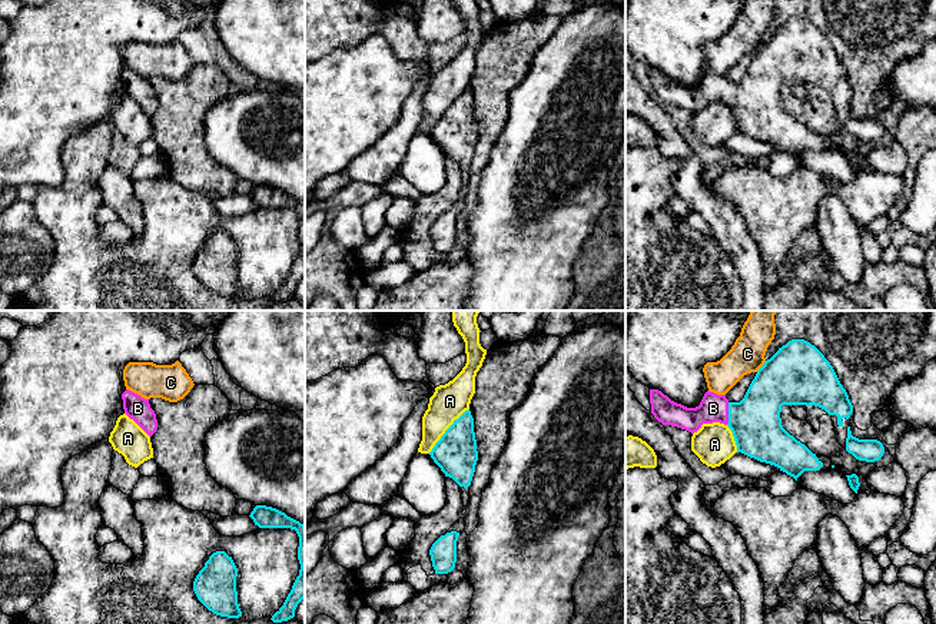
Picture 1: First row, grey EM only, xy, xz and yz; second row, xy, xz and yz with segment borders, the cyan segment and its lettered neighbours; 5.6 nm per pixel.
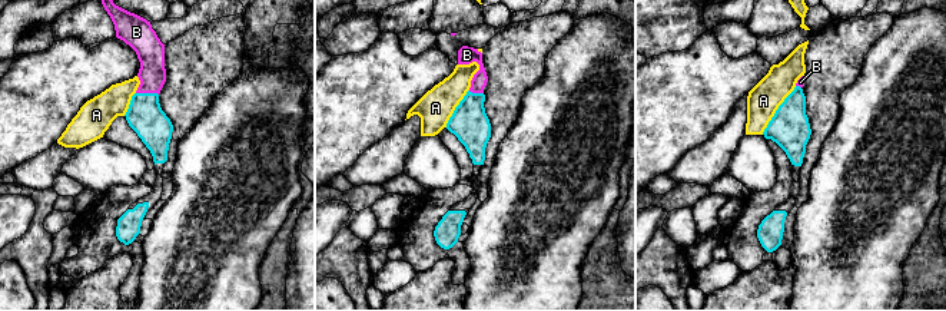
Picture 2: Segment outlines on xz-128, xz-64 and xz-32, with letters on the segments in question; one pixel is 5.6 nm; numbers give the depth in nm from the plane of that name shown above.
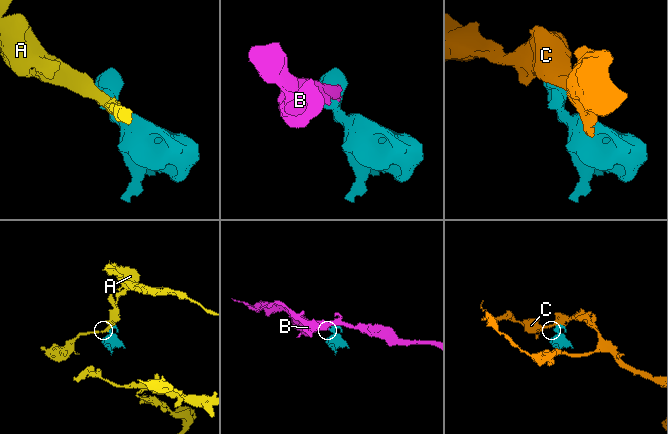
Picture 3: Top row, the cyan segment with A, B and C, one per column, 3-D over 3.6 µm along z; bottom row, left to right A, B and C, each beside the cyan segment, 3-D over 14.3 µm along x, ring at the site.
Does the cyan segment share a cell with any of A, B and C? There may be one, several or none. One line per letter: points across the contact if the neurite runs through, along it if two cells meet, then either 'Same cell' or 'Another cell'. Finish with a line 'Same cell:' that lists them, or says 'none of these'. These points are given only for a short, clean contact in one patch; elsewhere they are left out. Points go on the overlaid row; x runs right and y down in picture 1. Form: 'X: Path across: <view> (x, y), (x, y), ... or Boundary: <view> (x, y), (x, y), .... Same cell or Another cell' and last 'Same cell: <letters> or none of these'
A: Boundary: xz (468, 408), (428, 452). Another cell
B: Path across: yz (754, 421), (729, 414), (713, 408). Same cell
C: Boundary: yz (766, 361), (756, 371). Another cell
Same cell: B

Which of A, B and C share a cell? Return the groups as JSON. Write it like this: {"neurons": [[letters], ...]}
{"neurons": [["A"], ["B"], ["C"]]}

